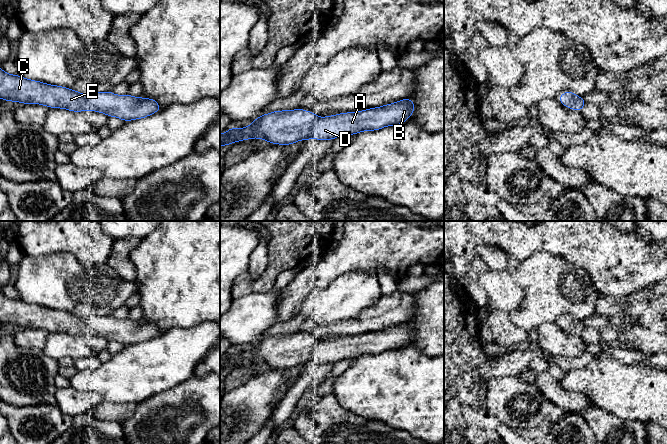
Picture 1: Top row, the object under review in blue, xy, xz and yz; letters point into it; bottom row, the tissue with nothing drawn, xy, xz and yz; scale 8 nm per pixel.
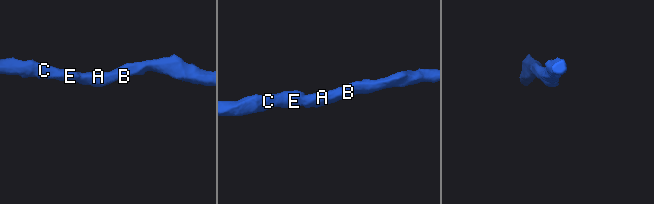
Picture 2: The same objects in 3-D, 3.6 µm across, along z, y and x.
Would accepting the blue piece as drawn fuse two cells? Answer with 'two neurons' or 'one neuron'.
one neuron

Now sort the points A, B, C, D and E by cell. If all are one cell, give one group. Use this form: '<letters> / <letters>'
A B C D E

